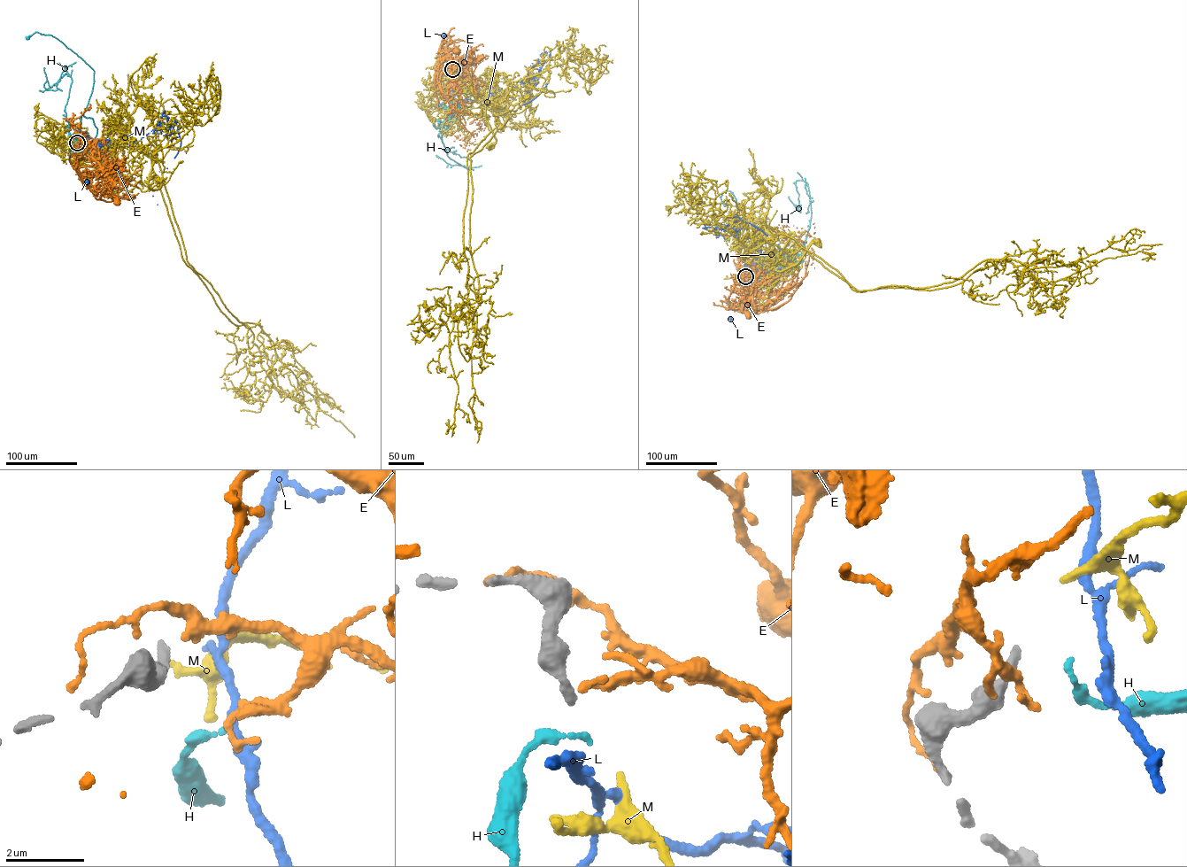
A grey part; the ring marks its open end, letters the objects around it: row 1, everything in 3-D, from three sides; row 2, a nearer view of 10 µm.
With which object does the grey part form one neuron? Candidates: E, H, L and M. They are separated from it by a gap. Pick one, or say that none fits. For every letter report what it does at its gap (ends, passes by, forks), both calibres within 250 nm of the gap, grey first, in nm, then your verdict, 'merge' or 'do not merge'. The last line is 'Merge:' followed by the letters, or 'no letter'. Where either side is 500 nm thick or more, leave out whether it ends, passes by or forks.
E: it passes by; 200 nm thick on the grey side, 320 nm on the other; do not merge
H: it passes by; 200 nm thick on the grey side, 200 nm on the other; do not merge
L: it forks there; 200 nm thick on the grey side, 220 nm on the other; do not merge
M: it ends there; 200 nm thick on the grey side, 190 nm on the other; merge
Merge: M

